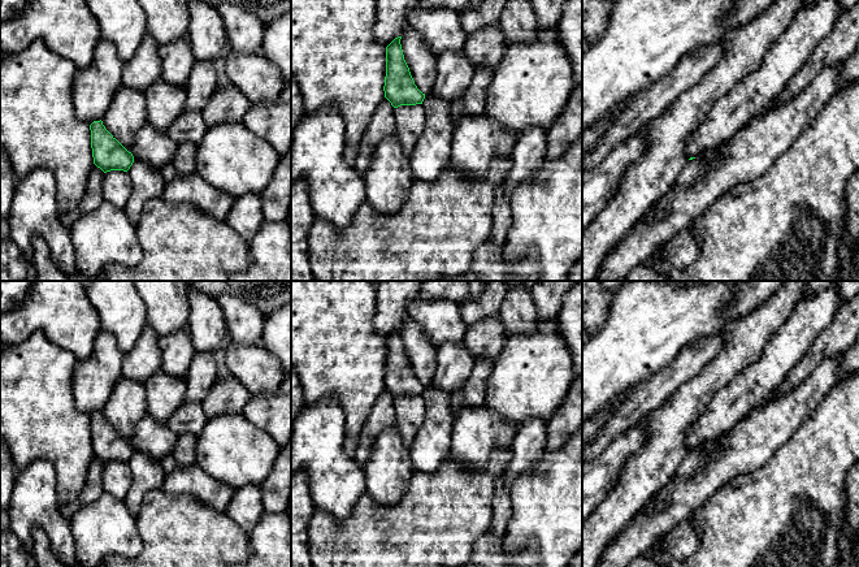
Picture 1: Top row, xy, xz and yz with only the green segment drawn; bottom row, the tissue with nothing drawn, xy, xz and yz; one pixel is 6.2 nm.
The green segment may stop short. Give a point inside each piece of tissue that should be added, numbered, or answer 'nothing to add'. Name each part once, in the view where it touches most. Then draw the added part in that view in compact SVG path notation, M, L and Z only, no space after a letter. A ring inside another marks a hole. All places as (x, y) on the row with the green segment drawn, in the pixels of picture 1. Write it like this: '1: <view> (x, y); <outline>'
nothing to add

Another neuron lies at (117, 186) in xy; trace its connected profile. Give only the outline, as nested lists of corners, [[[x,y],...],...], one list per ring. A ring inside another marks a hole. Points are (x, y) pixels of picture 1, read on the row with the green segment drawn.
[[[110,170],[104,173],[104,200],[113,207],[125,209],[133,191],[133,182],[127,172]]]

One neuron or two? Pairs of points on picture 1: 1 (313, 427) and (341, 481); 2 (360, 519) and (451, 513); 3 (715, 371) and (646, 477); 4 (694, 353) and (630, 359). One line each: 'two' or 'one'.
1: one
2: one
3: one
4: two

